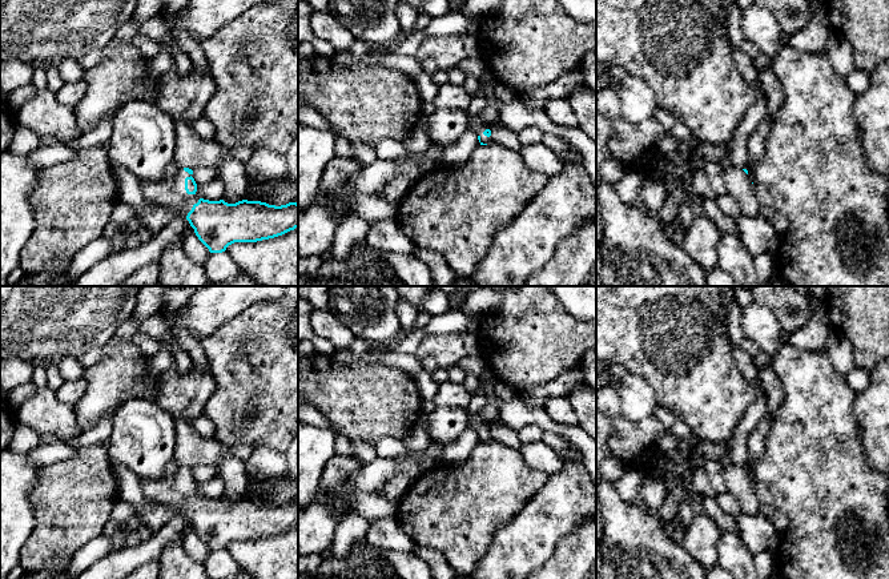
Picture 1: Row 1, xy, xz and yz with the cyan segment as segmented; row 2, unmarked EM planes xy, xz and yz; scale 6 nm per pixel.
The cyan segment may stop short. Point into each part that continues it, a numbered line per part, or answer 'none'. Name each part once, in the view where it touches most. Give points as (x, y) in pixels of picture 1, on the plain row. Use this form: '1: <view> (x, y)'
1: xy (171, 490)

